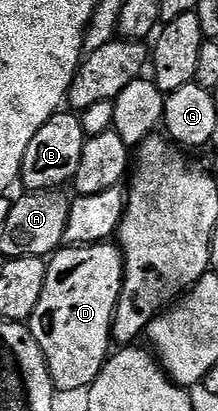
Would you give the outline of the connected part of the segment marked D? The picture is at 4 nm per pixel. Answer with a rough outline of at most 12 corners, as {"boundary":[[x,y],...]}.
{"boundary":[[114,241],[49,256],[28,326],[57,390],[87,390],[112,351]]}

